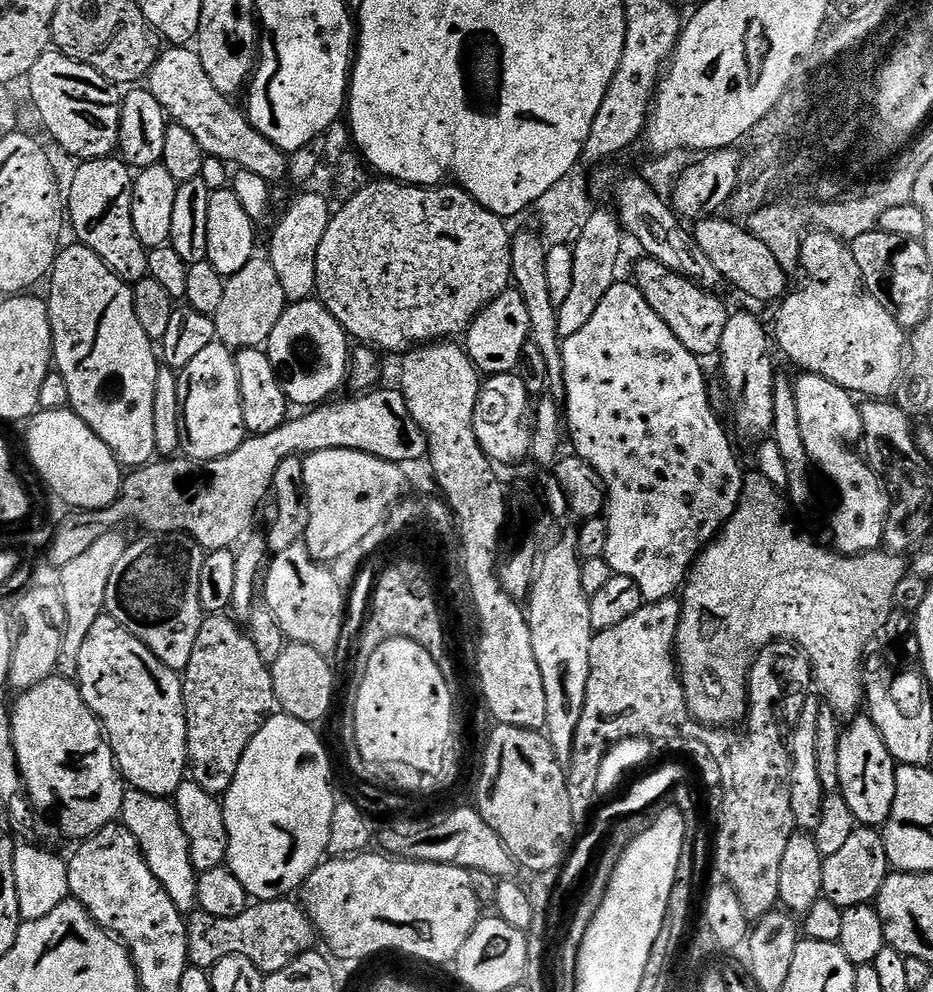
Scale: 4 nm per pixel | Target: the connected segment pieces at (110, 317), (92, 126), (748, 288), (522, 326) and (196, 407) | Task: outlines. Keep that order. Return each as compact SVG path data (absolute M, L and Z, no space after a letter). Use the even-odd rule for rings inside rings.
M72 242L72 245L61 247L56 254L56 260L52 264L50 273L50 281L52 285L48 288L48 296L46 295L46 303L48 313L50 314L50 322L52 323L52 355L54 357L55 371L62 374L62 378L66 382L66 390L68 391L68 402L72 411L76 412L87 422L94 430L94 434L98 434L98 438L102 438L102 442L106 442L106 446L110 446L110 450L114 454L114 458L125 469L135 470L144 467L146 464L153 463L154 457L157 455L154 446L154 382L158 378L161 365L158 363L158 352L154 349L154 342L146 334L146 330L142 330L142 326L138 322L138 314L134 314L134 298L132 297L132 284L127 280L121 280L115 272L112 272L106 266L106 262L102 262L102 258L98 258L98 254L94 254L94 250L90 250L85 244Z
M49 50L34 62L31 72L26 77L26 85L32 91L32 100L36 103L36 112L48 132L69 152L77 156L77 161L103 160L117 151L120 143L120 101L122 92L111 80L106 79L98 70L64 56L61 52Z
M710 216L698 220L692 230L697 246L702 248L730 286L736 286L758 302L779 301L789 291L789 273L778 266L774 254L758 238L754 238L752 232L731 219L725 219L722 216Z
M507 288L472 320L464 334L464 348L481 375L507 374L517 369L519 355L531 339L530 314L519 291Z
M214 342L206 346L182 370L182 399L180 402L180 419L182 421L182 435L180 446L183 455L188 455L192 462L217 460L242 446L246 439L246 429L242 418L242 398L238 386L238 370L233 349L221 342Z

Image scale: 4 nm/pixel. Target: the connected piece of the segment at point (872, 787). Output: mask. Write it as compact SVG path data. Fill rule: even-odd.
M857 715L849 724L852 725L841 731L838 746L839 795L843 796L846 806L850 806L857 825L879 829L890 818L894 806L898 765L871 716Z

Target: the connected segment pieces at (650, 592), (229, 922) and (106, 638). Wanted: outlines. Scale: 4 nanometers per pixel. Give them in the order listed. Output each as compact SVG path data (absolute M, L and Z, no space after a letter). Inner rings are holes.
M617 282L606 290L606 298L598 310L578 334L567 337L560 349L564 363L564 394L562 397L562 412L566 417L566 436L572 439L571 451L584 460L596 472L604 489L606 497L606 523L608 526L608 541L603 557L608 561L613 573L617 576L630 578L638 586L641 601L653 604L659 600L675 597L681 591L682 585L688 579L688 570L696 562L696 557L712 543L716 533L723 528L724 523L734 514L736 504L740 501L740 491L744 489L744 476L740 472L740 464L732 453L732 444L712 409L712 400L708 397L708 384L704 381L704 372L700 369L701 361L654 314L650 302L639 290L635 283Z
M295 899L265 900L253 903L237 916L212 916L208 912L193 911L187 917L188 962L193 968L211 970L222 958L241 956L250 958L261 974L277 972L297 956L313 947L314 929L299 903Z
M107 614L90 626L74 664L75 683L104 729L121 777L138 792L165 798L175 794L189 771L181 677Z

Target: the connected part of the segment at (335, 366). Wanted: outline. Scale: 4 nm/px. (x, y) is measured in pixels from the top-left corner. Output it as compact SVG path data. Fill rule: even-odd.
M319 299L289 303L270 334L266 351L274 366L284 397L293 405L319 406L340 388L350 374L350 337Z

